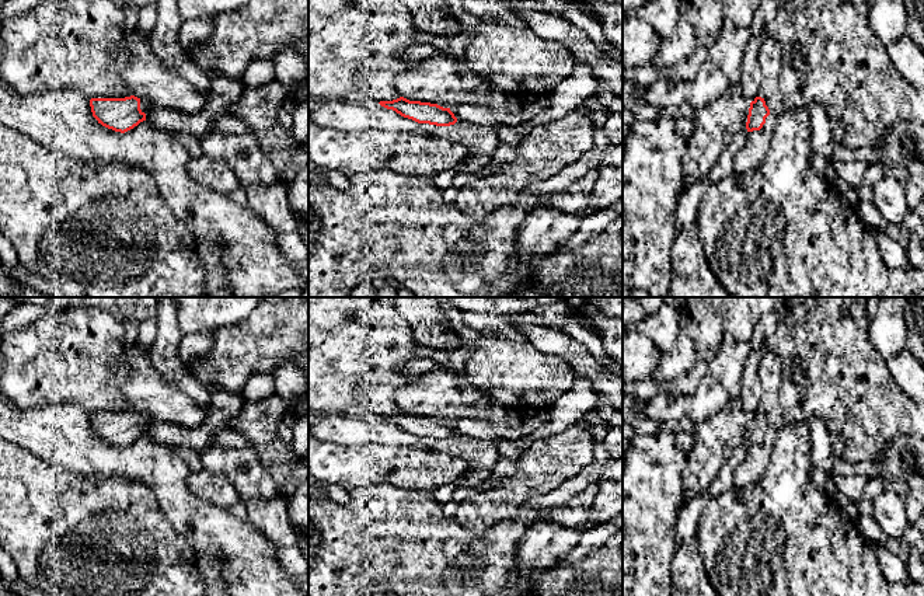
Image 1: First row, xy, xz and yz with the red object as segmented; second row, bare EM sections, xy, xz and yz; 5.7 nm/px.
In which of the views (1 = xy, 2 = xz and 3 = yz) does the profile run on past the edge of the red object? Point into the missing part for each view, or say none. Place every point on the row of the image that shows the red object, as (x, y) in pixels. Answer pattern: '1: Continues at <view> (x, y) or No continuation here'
1: Continues at xy (146, 105)
2: No continuation here
3: No continuation here

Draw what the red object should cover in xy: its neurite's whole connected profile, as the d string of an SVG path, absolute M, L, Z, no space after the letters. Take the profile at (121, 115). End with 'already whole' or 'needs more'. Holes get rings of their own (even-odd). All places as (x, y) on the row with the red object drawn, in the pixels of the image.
M135 95L125 98L90 100L93 116L98 123L121 133L125 133L146 121L146 115L154 105L156 102L153 100L140 100Z; needs more

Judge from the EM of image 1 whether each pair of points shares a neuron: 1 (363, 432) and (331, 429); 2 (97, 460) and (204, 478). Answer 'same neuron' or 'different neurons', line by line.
1: same neuron
2: different neurons

